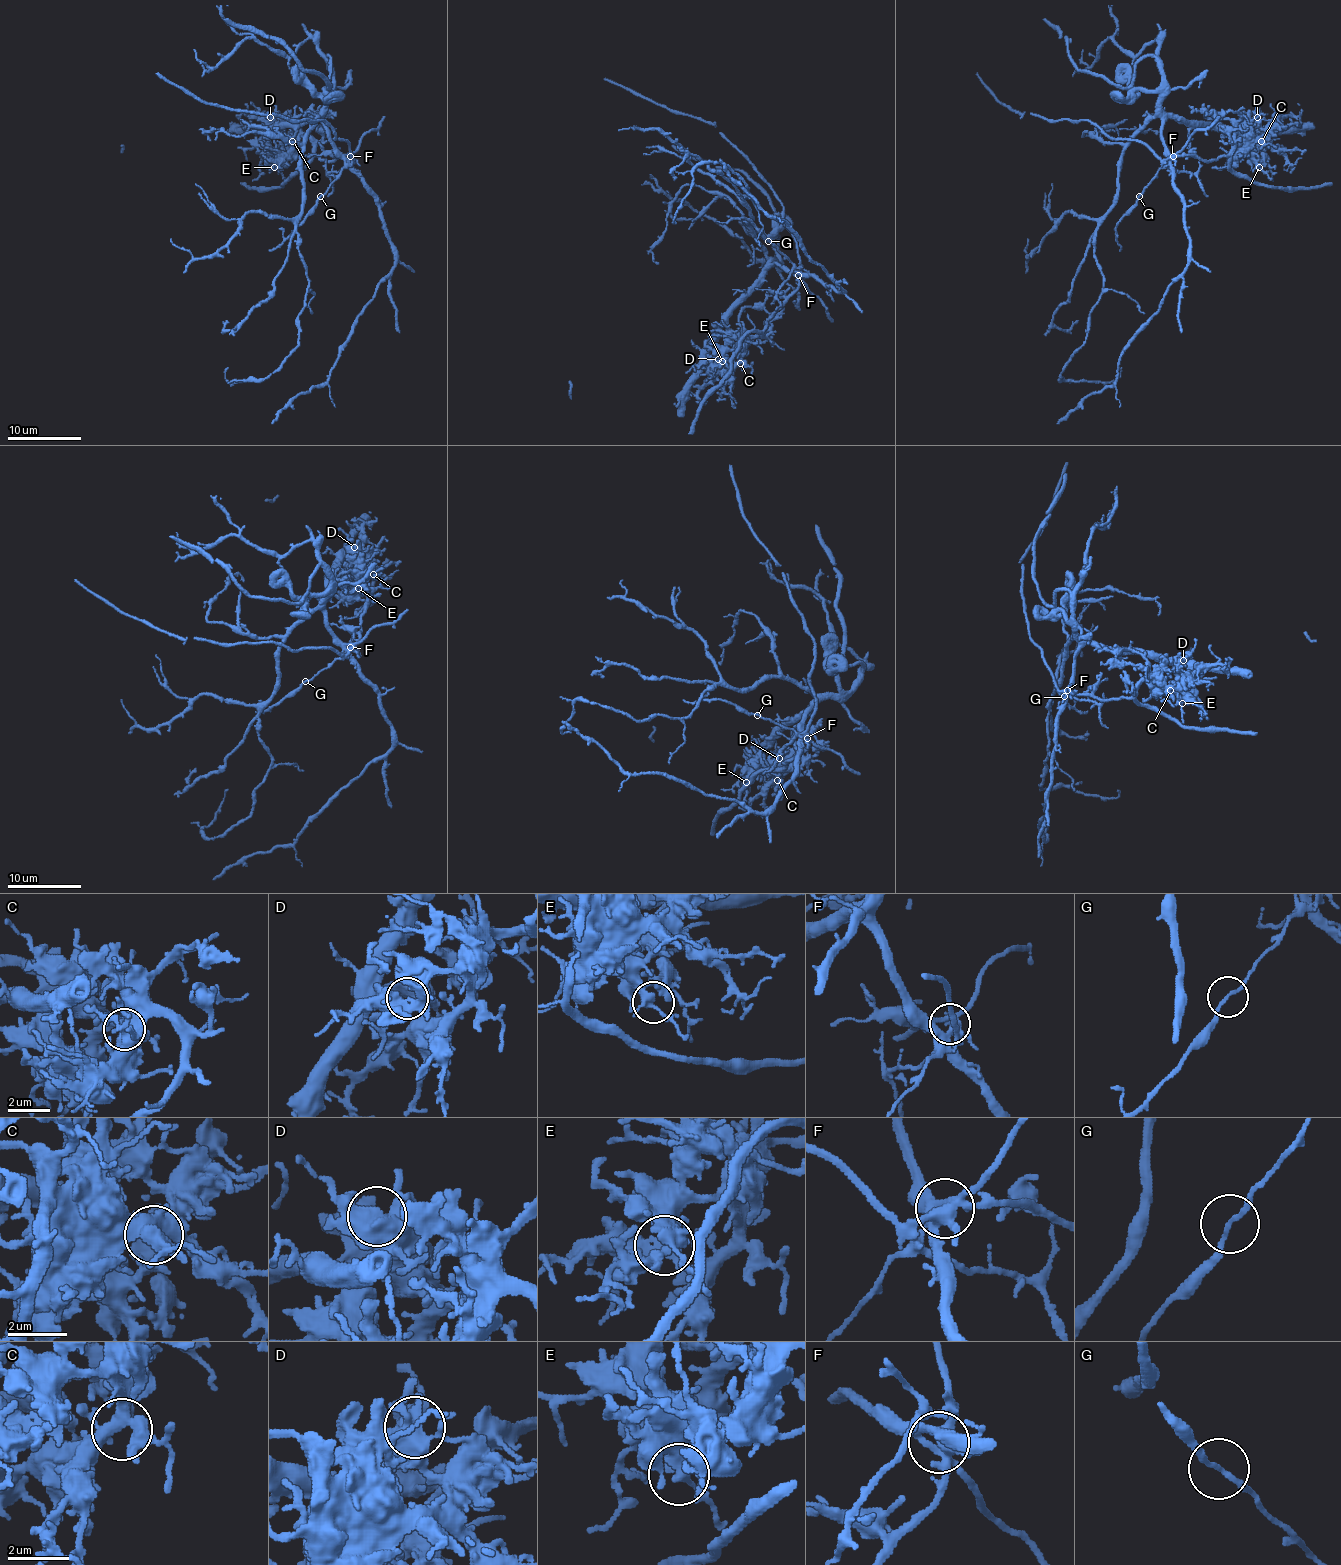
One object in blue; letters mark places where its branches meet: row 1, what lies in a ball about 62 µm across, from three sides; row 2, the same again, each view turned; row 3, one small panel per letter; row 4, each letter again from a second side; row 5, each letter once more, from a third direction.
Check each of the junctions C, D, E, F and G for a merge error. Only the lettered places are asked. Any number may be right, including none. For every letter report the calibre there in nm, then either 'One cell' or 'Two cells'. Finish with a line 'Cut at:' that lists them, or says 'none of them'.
C: Thickness 440 nm. One cell
D: Thickness 500 nm. One cell
E: Thickness 320 nm. One cell
F: Thickness 360 nm. Two cells
G: Thickness 140 nm. One cell
Cut at: F

